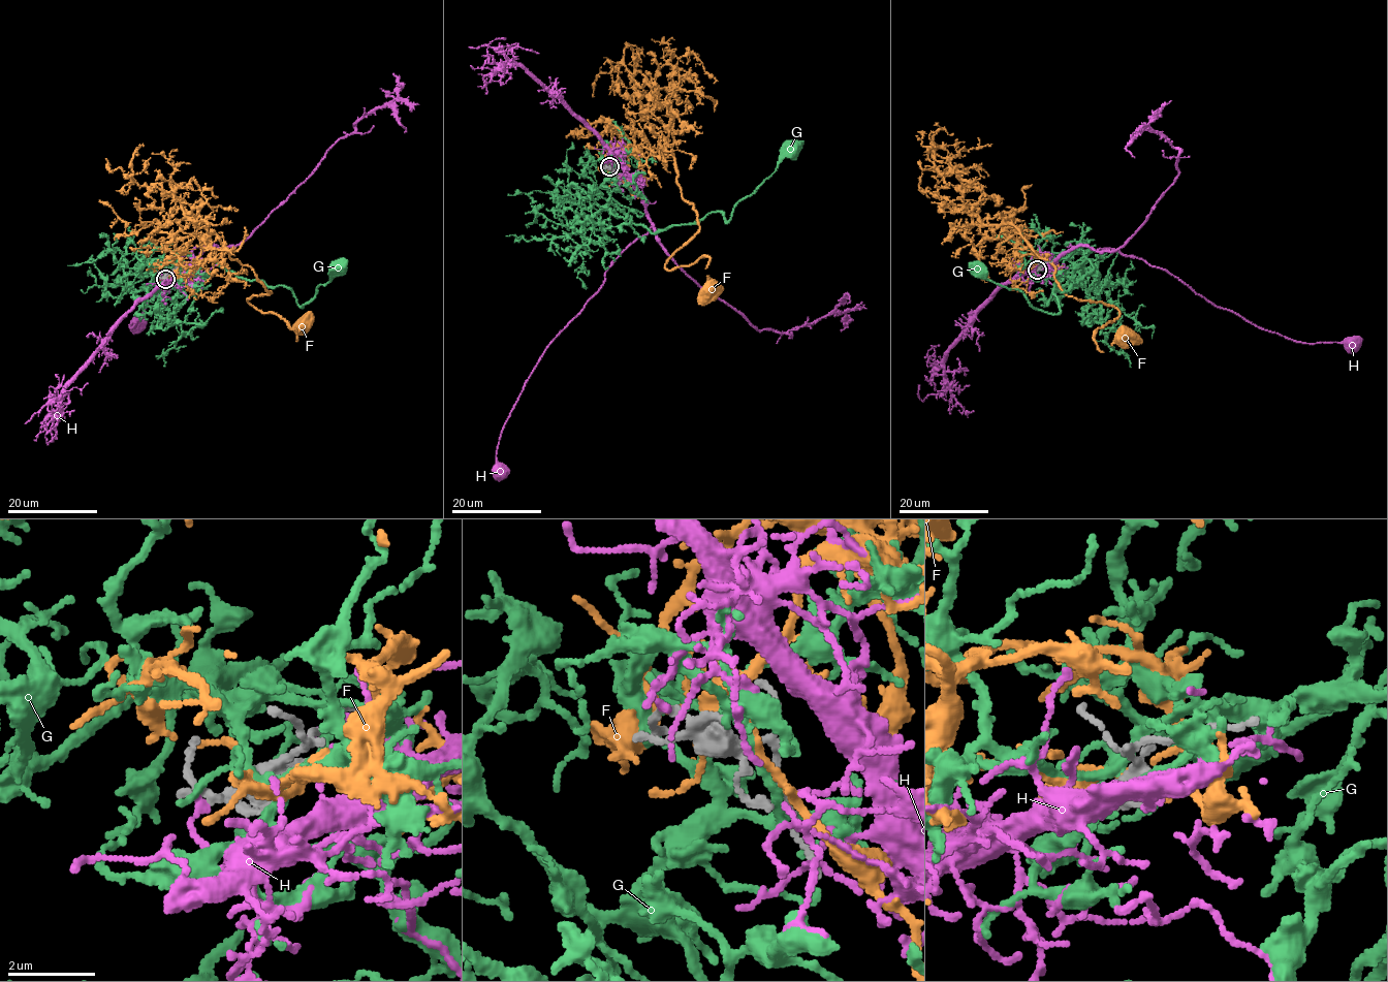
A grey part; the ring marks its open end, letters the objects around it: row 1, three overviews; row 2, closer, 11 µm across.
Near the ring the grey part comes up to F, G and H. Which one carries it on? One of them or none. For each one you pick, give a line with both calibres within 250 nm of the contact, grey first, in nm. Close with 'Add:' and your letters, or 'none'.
Add: none

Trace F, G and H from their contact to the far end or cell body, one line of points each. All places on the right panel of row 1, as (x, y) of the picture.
F: (1039, 266), (1019, 265), (1004, 230), (1021, 227), (1067, 295), (1117, 309), (1097, 347), (1126, 337)
G: (1037, 270), (1076, 249), (1093, 268), (1052, 292), (1054, 313), (977, 268)
H: (1038, 267), (1029, 274), (1046, 268), (1078, 246), (1110, 248), (1165, 268), (1217, 307), (1292, 340), (1353, 344)

